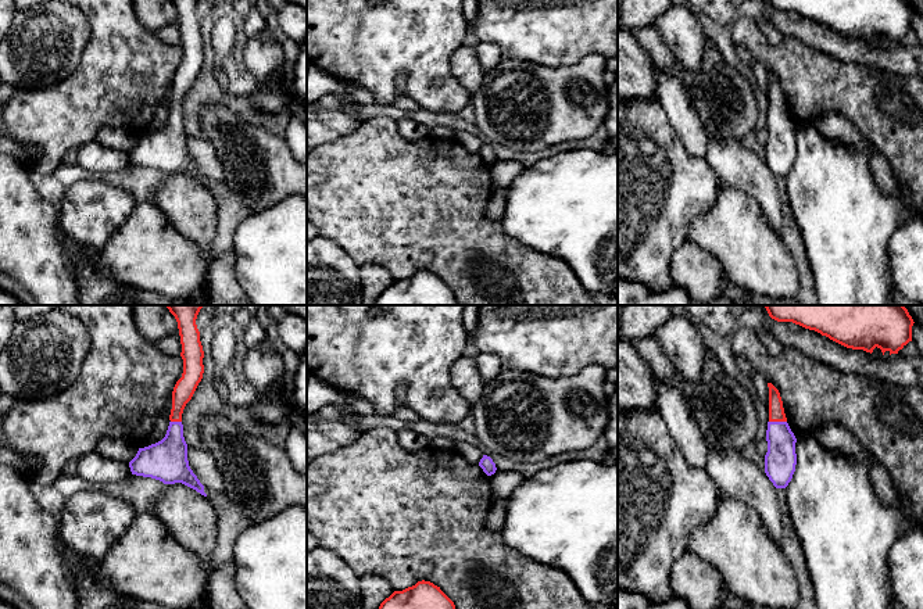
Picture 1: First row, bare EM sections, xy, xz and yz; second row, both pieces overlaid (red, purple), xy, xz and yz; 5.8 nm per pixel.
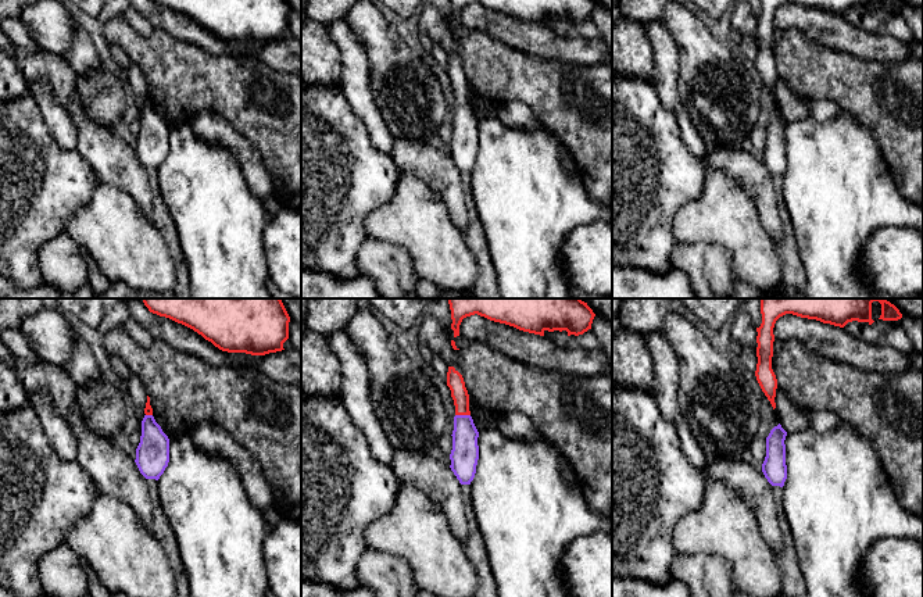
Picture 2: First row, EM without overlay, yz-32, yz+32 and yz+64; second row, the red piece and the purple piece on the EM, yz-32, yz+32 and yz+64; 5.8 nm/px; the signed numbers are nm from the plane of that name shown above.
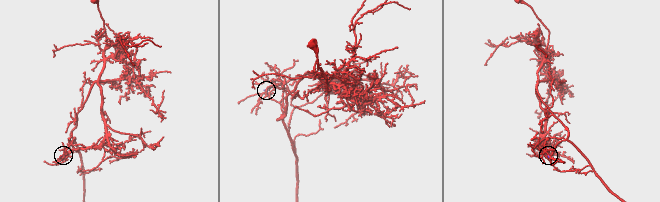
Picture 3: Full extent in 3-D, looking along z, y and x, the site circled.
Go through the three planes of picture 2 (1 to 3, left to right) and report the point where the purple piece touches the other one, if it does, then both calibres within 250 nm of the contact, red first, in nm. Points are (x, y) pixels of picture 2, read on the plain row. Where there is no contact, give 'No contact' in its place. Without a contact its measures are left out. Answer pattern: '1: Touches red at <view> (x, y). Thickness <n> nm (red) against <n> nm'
1: Touches red at yz-32 (149, 103). Thickness 50 nm (red) against 190 nm
2: Touches red at yz+32 (462, 103). Thickness 100 nm (red) against 160 nm
3: No contact

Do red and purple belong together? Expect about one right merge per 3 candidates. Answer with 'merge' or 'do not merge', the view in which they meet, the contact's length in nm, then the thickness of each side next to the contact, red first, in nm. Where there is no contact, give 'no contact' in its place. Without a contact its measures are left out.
merge; contact in yz; length 100 nm; calibres 100 and 190 nm

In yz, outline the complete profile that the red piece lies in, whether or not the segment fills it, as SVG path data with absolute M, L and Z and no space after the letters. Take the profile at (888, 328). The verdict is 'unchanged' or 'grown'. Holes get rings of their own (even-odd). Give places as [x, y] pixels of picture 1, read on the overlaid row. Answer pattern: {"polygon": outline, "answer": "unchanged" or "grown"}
{"polygon": "M765 305L769 316L777 322L793 322L805 329L852 350L873 352L877 347L883 355L886 351L898 354L912 341L913 319L904 305Z", "answer": "unchanged"}

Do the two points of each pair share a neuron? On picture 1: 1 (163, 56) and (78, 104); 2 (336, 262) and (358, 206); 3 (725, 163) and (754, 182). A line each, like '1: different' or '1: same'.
1: same
2: different
3: same

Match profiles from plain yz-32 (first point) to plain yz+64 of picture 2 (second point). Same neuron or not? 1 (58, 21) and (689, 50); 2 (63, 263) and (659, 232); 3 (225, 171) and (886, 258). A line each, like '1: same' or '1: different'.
1: same
2: different
3: different

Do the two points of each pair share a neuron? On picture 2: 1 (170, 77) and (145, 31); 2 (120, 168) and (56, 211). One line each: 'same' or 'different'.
1: different
2: different

